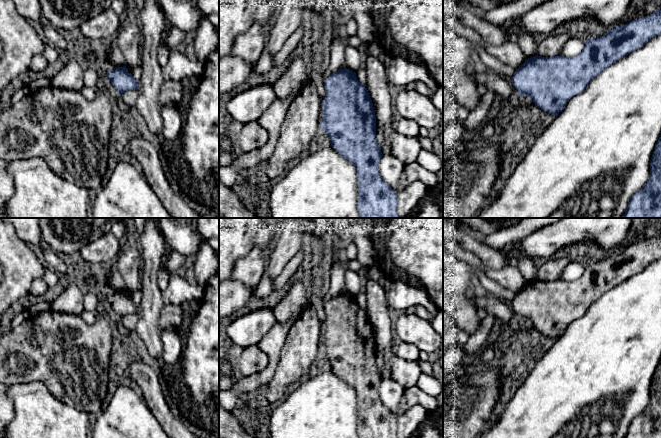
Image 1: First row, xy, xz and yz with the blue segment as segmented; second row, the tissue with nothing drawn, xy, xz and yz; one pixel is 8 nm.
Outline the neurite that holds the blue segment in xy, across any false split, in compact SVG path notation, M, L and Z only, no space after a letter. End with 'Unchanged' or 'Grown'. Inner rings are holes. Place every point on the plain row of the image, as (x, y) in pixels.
M115 291L112 295L107 296L111 308L117 313L118 319L128 314L138 314L140 307L134 303L127 291Z. Unchanged

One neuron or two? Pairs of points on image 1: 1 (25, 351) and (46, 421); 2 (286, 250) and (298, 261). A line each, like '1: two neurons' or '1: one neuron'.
1: two neurons
2: two neurons

